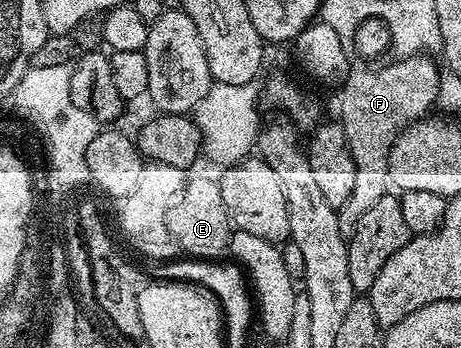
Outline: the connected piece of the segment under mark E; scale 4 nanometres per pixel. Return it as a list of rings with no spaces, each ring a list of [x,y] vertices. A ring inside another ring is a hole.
[[[202,176],[199,180],[187,179],[184,190],[168,214],[168,230],[175,245],[182,248],[187,257],[197,258],[203,262],[213,261],[230,246],[232,225],[230,215],[224,206],[224,194],[220,194],[218,180]]]

